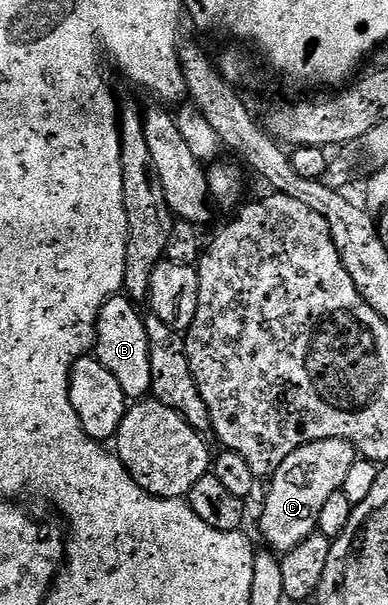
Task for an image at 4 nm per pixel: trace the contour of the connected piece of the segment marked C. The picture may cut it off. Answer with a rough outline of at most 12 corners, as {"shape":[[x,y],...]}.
{"shape":[[351,443],[289,453],[259,531],[276,553],[316,534],[321,509],[353,469]]}

